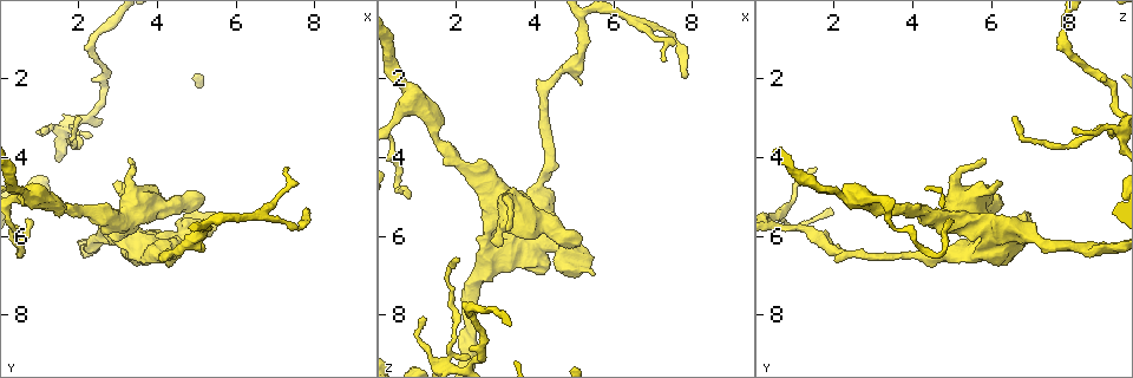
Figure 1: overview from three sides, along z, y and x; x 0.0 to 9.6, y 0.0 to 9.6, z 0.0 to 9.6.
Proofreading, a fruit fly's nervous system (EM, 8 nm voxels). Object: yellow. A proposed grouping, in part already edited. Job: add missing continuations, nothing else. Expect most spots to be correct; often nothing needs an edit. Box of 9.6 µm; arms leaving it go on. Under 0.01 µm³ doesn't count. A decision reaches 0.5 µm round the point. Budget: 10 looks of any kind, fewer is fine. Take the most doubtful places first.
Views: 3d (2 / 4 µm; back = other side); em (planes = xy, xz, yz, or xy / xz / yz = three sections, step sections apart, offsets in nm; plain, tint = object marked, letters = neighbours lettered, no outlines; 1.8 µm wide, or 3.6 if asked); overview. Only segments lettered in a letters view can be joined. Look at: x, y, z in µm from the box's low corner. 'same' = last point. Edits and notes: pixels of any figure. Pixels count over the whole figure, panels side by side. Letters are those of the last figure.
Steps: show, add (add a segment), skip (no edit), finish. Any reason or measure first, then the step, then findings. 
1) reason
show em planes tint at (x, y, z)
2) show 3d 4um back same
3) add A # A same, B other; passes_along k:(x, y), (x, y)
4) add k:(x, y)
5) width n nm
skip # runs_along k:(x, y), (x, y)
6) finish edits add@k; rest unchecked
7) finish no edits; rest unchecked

abrupt turn
show 3d 4um at (2.30, 1.05, 7.80)

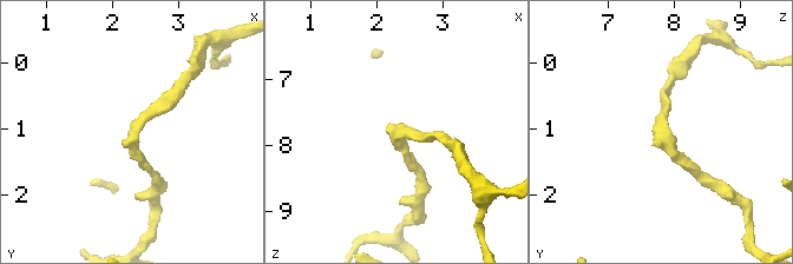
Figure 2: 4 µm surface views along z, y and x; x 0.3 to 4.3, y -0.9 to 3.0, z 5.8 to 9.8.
show em planes tint at (2.30, 1.00, 7.85)

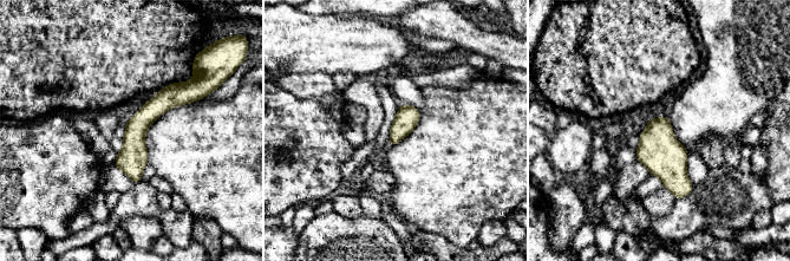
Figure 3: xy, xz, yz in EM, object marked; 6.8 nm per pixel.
show em planes letters same

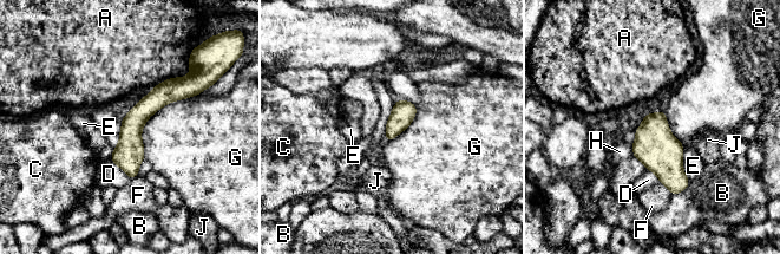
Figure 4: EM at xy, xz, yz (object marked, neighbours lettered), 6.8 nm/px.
skip # A other, B other, C other, D other, E other, F other, G other, H other, J other; runs_along 4:(188, 90), (132, 123), (131, 174); none of them fits

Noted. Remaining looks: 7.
tapers out
show 3d 4um at (1.20, 3.20, 8.05)

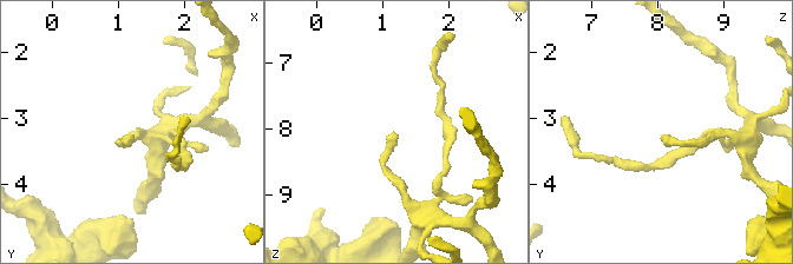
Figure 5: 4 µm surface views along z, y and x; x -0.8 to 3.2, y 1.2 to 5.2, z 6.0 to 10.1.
show em planes letters at (1.20, 3.25, 8.10)

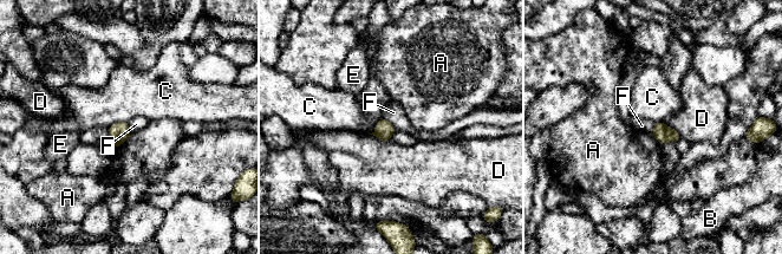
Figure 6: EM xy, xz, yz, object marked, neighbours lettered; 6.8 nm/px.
skip # A other, B other, C other, D other, E other, F other; border 6:(383, 117), (396, 129); no lettered segment goes on from it

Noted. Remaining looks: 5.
thick turns thin
show em planes tint at (0.95, 5.00, 2.65)

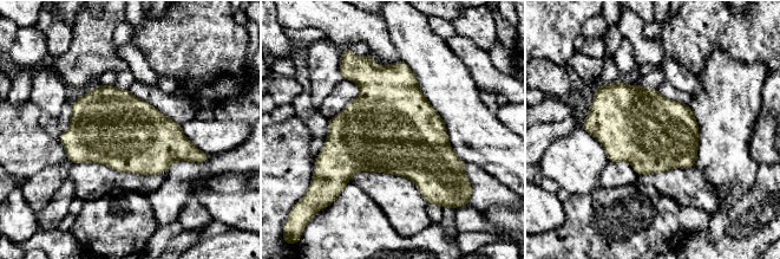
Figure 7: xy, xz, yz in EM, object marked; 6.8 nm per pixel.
see the neighbours
show em planes letters same

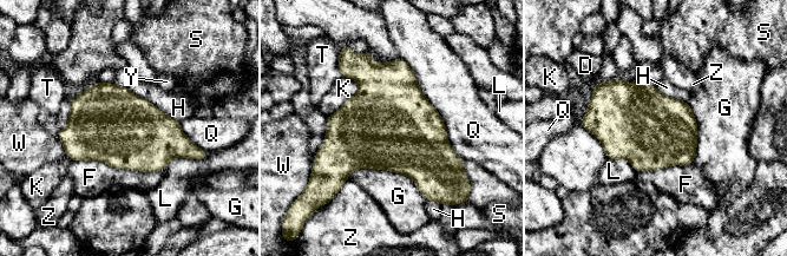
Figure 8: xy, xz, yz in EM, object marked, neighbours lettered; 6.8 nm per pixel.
skip # D other, F other, G other, H other, K other, L other, Q other, S other, T other, W other, Y other, Z other; border 8:(126, 86), (178, 122); none of them fits

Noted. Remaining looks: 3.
branch stops here
show 3d 4um at (5.15, 6.25, 2.15)

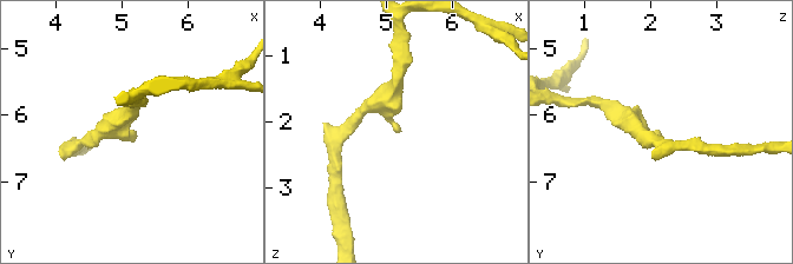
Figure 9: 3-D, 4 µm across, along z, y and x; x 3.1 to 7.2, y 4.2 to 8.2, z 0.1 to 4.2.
arm_widths 200, 280 nm
show em xz step 8 letters at (5.15, 6.20, 2.10)

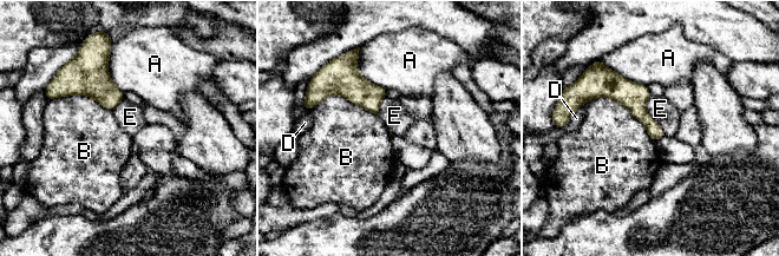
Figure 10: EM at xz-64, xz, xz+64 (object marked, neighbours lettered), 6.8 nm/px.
cut it another way
show em planes letters same

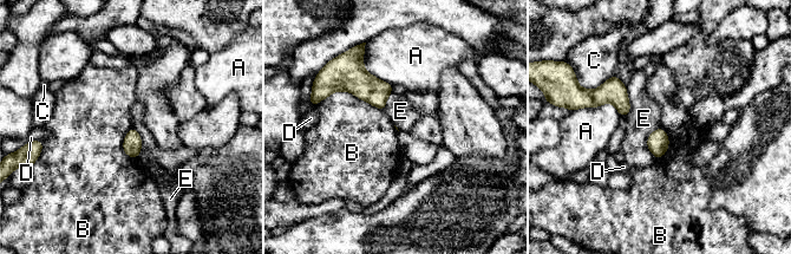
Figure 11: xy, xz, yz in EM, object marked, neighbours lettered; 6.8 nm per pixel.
longest_contact B 460 nm
skip # A other, B other, C other, D other, E other; border 11:(659, 126), (647, 139), (654, 157); none of them fits

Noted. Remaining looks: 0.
finish no edits; rest unchecked

